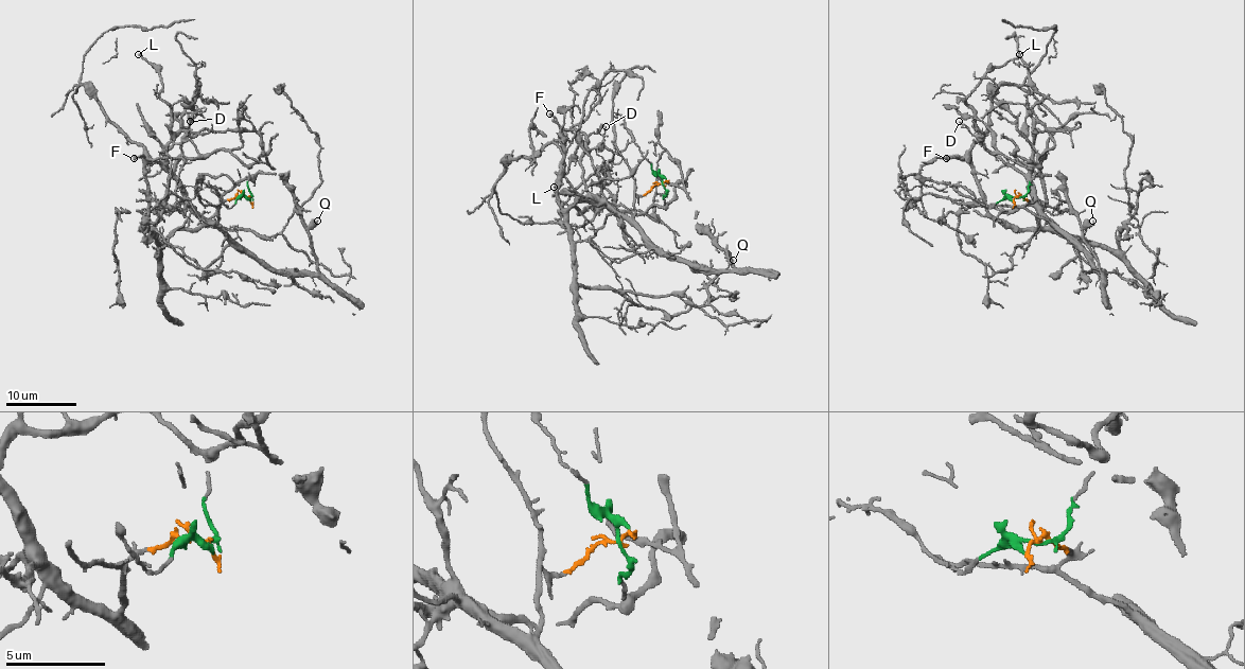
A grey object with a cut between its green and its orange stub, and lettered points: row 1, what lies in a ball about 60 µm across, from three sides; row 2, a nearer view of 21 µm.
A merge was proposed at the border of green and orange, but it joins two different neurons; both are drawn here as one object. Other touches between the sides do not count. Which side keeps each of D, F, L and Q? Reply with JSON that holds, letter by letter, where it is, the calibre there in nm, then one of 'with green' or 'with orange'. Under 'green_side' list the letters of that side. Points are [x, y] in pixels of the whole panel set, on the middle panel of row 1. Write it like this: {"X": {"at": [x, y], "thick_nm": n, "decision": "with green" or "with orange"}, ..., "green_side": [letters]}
{"D": {"at": [606, 126], "thick_nm": 120, "decision": "with orange"}, "F": {"at": [549, 113], "thick_nm": 220, "decision": "with green"}, "L": {"at": [554, 187], "thick_nm": 220, "decision": "with orange"}, "Q": {"at": [733, 260], "thick_nm": 140, "decision": "with orange"}, "green_side": ["F"]}

